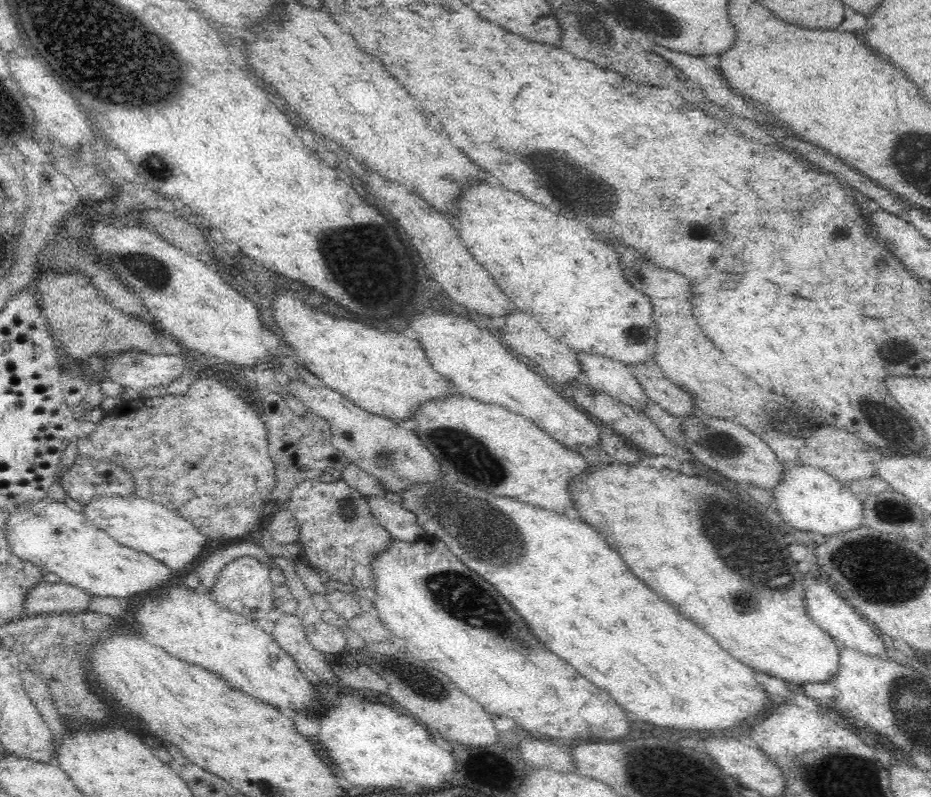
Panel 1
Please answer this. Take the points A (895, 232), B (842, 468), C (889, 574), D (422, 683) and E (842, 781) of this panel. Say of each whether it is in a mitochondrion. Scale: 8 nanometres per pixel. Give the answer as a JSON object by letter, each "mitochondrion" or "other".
{"A":"other","B":"other","C":"mitochondrion","D":"mitochondrion","E":"mitochondrion"}

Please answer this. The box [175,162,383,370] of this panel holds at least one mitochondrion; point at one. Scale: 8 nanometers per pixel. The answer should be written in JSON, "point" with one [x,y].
{"point":[333,253]}

